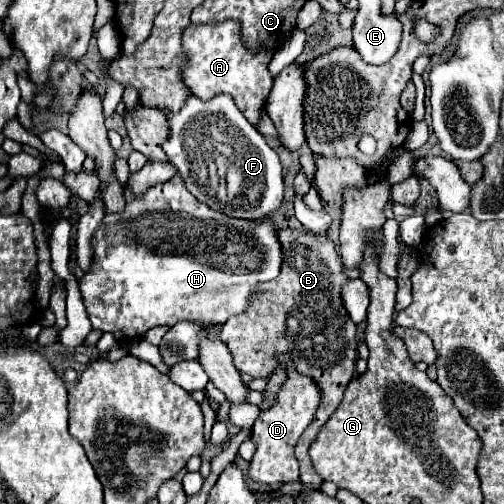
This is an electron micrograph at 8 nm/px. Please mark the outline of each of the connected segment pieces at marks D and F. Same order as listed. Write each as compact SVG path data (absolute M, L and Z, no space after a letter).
M280 356L280 362L286 362L286 366L288 366L286 368L288 380L282 384L282 388L278 392L278 402L272 408L262 410L252 428L254 438L258 442L258 450L256 450L254 458L250 460L248 478L252 482L264 484L264 486L278 486L278 484L288 484L288 482L298 480L300 472L298 472L298 462L294 456L294 446L296 446L300 434L312 422L314 412L320 404L320 392L318 392L316 384L308 376L294 372L294 366L288 356Z
M216 94L210 100L202 100L198 96L190 96L178 114L168 114L170 120L170 140L164 144L164 152L170 158L170 164L184 178L186 188L204 204L214 210L226 212L226 216L234 218L252 218L258 220L262 216L270 216L272 210L280 208L284 196L282 182L282 166L278 154L266 144L264 136L252 126L246 116L238 110L234 100L228 94Z

